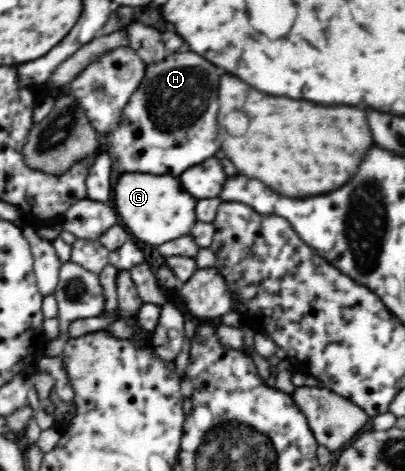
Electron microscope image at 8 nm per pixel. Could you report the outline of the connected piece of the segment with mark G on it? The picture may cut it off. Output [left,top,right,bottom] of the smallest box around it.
[115,173,195,245]

